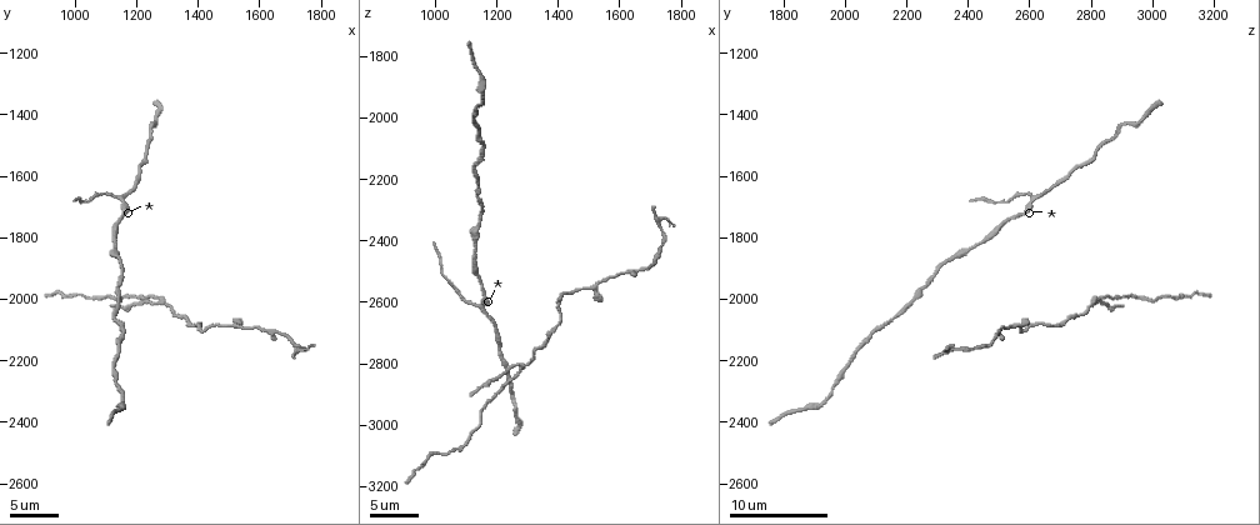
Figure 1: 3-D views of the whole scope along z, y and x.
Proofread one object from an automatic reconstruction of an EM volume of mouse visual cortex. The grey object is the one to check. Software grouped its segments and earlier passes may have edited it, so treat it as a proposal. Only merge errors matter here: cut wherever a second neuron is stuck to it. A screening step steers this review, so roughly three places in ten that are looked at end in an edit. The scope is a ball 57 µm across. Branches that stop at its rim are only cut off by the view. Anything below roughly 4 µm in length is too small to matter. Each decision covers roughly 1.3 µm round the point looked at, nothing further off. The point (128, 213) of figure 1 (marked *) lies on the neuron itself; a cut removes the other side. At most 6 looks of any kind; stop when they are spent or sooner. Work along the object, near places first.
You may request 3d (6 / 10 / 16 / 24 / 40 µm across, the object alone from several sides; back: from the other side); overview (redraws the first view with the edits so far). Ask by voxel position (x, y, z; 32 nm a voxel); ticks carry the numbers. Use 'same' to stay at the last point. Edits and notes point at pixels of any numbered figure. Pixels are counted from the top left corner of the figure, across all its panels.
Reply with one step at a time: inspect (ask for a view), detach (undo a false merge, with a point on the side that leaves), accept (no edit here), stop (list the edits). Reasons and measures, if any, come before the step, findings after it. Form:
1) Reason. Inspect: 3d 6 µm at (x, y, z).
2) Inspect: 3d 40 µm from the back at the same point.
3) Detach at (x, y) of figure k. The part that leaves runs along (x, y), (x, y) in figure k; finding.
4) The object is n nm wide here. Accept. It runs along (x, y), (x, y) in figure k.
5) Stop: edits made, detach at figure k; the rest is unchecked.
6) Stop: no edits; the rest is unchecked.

Arms part here. Inspect: 3d 10 µm at (1280, 1990, 2810).

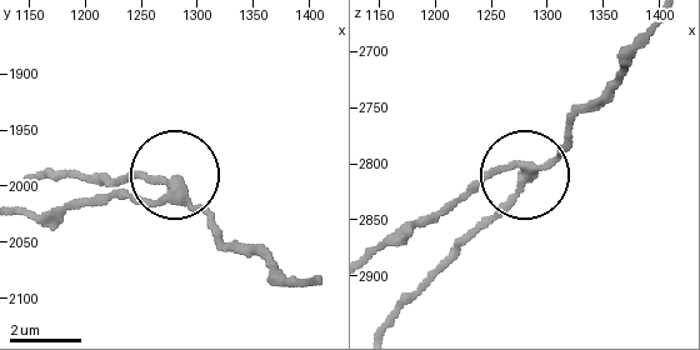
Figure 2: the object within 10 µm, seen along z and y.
Inspect: 3d 10 µm from the back at (1280, 1996, 2816).

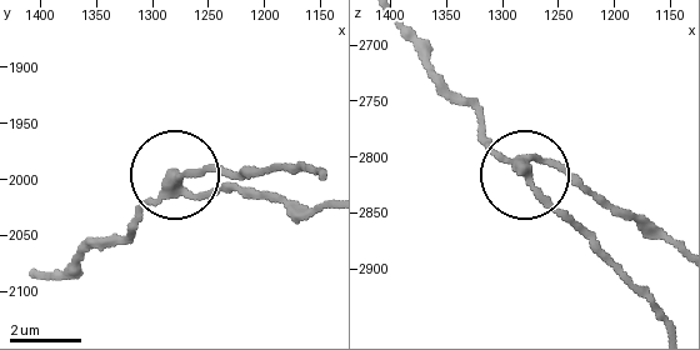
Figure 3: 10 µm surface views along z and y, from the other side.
Detach at (576, 179) of figure 3. The part that leaves runs along (181, 195), (323, 204) in figure 3; a second neuron is stuck on.

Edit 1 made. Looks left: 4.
Inspect: 3d 6 µm at (1160, 1670, 2630).

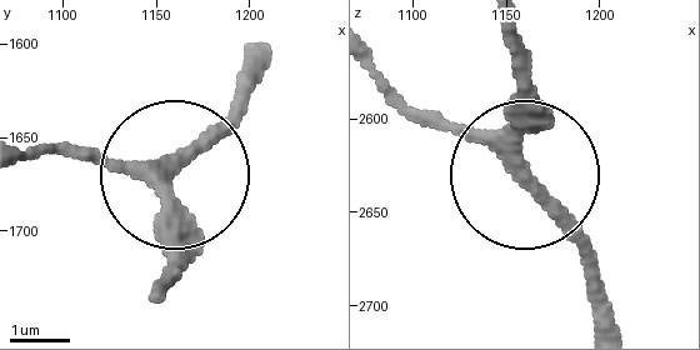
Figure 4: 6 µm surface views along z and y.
Inspect: 3d 6 µm from the back at (1152, 1666, 2620).

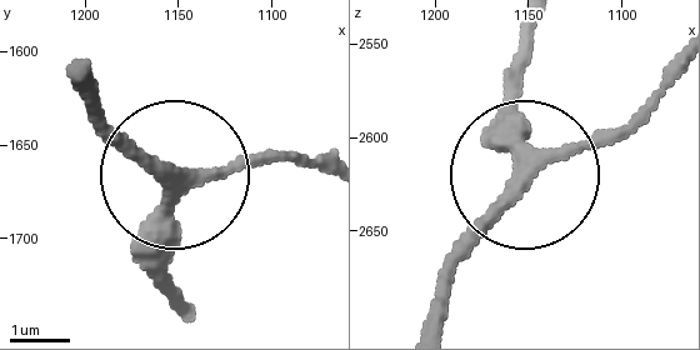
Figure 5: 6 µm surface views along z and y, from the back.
3 arms meet here. Accept. It runs along (488, 134), (546, 169), (621, 134), (676, 79) in figure 5; continuous, no second neuron.

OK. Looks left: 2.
Thin arm on a thick one. Inspect: 3d 16 µm at (1730, 2170, 2340).

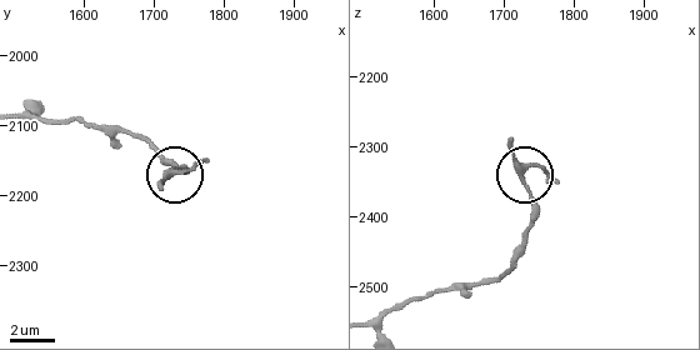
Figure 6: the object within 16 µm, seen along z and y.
Inspect: 3d 6 µm at (1730, 2170, 2340).

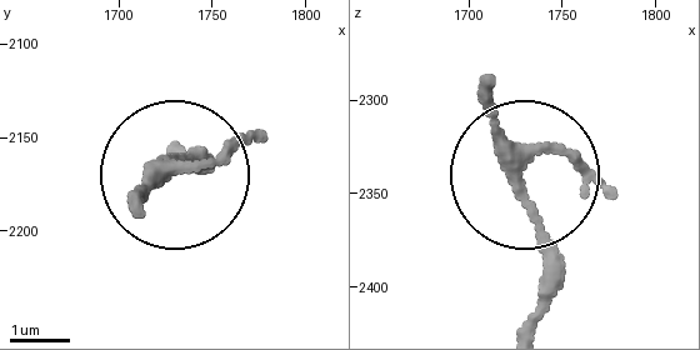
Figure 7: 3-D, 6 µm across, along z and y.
3 arms meet here. Accept. It runs along (519, 328), (543, 283), (529, 183) in figure 7; all the same neuron.

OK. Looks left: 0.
Stop: edits made, detach at figure 3; the rest is unchecked.

